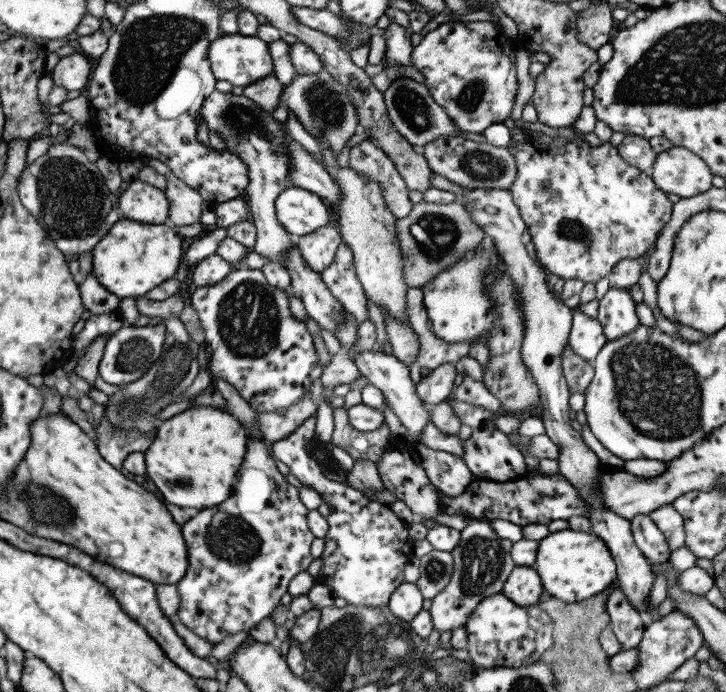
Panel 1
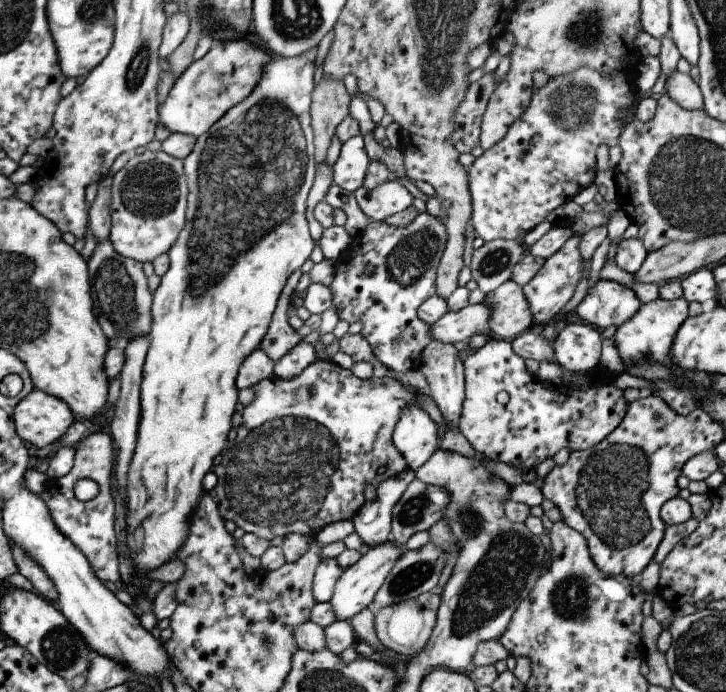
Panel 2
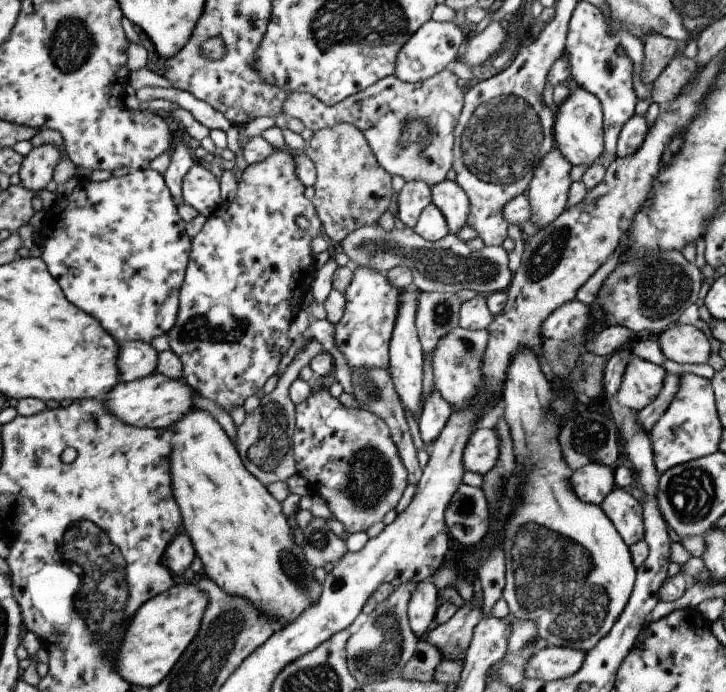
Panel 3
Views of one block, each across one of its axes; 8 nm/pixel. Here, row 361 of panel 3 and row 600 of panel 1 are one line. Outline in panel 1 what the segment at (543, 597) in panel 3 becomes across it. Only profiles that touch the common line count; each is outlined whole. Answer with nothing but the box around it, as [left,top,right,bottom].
[501,566,546,608]

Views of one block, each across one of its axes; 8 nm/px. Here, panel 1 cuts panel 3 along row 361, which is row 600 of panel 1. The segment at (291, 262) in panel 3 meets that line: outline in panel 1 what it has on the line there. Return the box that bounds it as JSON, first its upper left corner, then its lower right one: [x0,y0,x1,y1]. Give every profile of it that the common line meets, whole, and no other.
[177,438,314,645]

